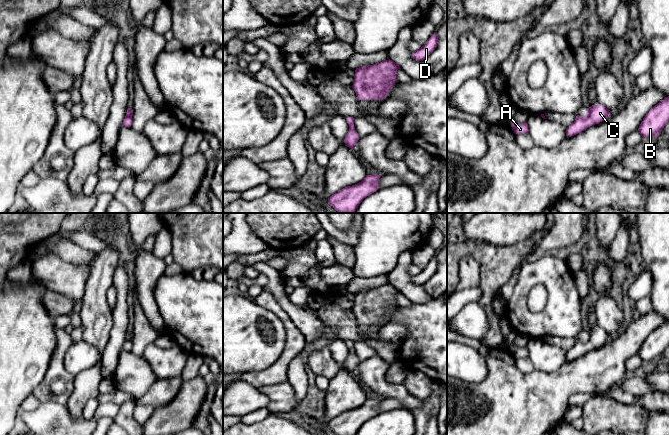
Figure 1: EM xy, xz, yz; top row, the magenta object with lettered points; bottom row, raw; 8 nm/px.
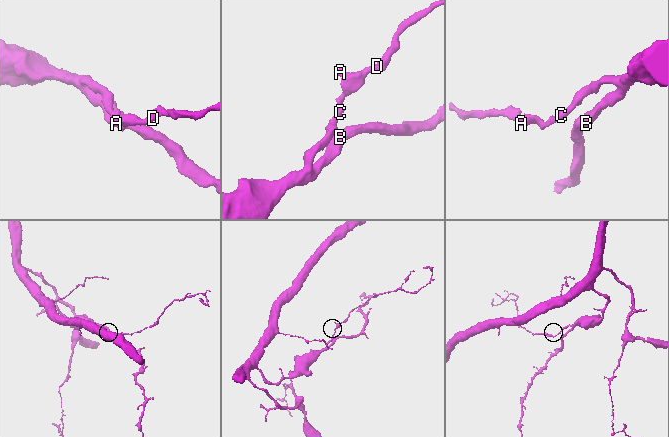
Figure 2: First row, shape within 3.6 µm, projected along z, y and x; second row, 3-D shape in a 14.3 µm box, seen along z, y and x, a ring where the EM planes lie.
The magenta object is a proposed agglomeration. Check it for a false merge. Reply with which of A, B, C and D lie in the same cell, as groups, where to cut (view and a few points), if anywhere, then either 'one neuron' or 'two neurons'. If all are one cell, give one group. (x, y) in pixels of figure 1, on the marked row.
A B C D | no cut | one neuron

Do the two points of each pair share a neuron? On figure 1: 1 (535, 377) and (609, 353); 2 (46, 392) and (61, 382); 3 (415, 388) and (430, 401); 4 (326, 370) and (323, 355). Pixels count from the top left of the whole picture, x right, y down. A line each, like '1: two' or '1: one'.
1: one
2: one
3: two
4: one

